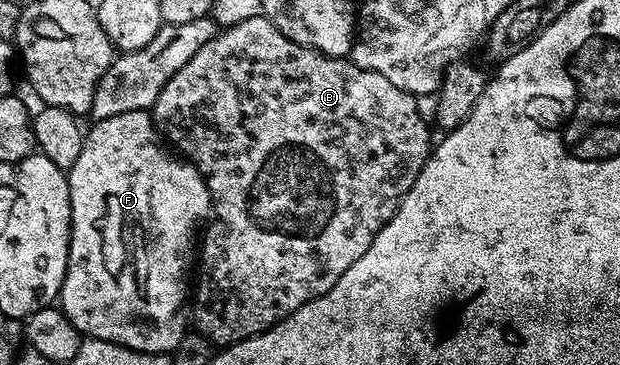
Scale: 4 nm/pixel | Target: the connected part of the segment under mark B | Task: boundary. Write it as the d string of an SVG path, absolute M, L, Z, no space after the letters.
M264 16L224 27L210 42L203 44L203 48L199 48L199 52L195 52L195 56L191 56L191 60L187 60L187 64L183 64L171 80L167 80L151 113L154 126L164 137L165 134L169 137L168 145L178 146L182 150L178 151L193 163L209 189L211 221L208 223L209 235L205 238L205 247L199 250L201 271L197 274L197 291L191 294L191 322L197 325L194 326L196 333L222 347L270 330L276 322L282 322L288 314L303 308L303 304L326 294L337 283L339 276L343 276L343 272L347 272L347 268L351 268L351 264L355 264L355 260L371 248L371 240L375 240L377 233L389 223L397 205L415 184L431 153L431 126L419 116L414 95L403 88L395 88L387 76L359 68L348 58L332 58L303 44L295 44L295 40L283 36L279 28L275 28Z

